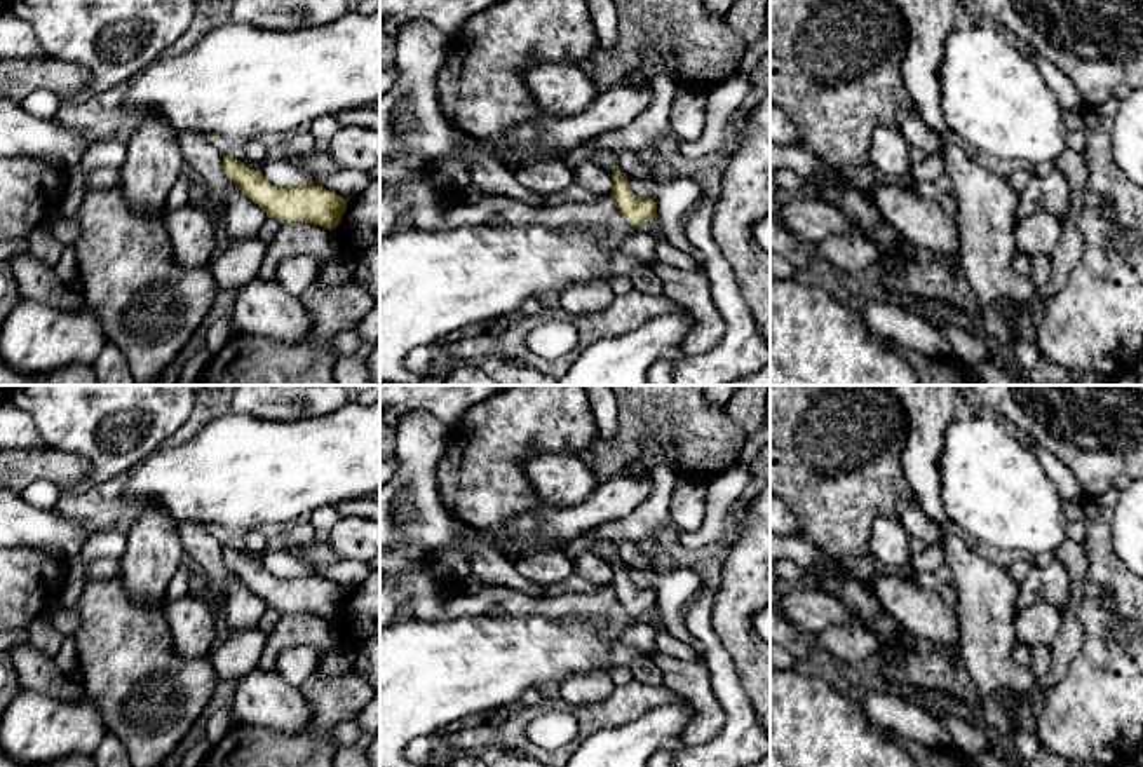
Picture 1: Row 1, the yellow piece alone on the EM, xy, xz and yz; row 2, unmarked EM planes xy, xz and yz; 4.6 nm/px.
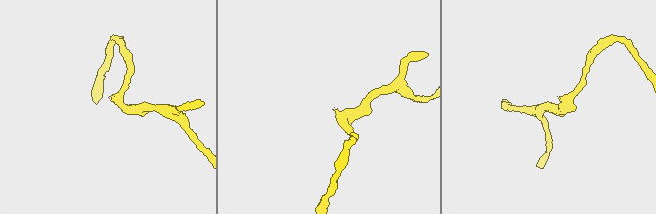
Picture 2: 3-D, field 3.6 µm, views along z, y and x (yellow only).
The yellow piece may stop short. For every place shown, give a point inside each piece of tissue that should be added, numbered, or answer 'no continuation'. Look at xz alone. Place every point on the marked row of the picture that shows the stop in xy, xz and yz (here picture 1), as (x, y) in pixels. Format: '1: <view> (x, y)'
1: xz (601, 157)

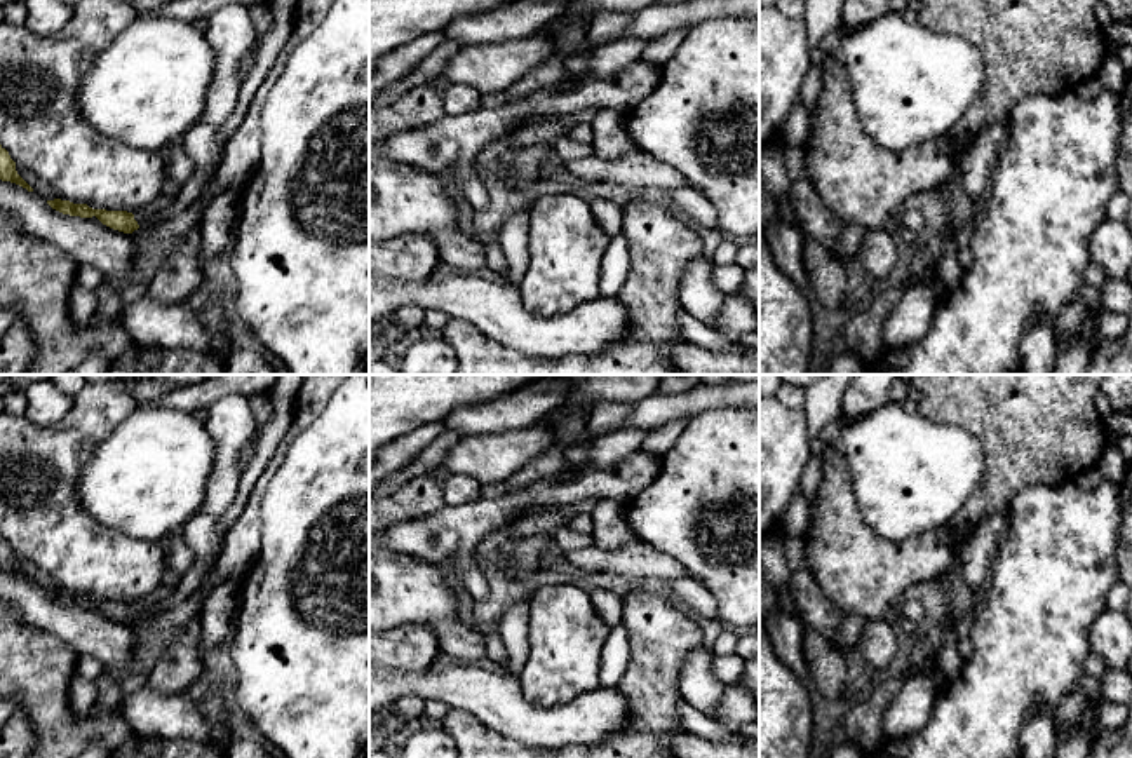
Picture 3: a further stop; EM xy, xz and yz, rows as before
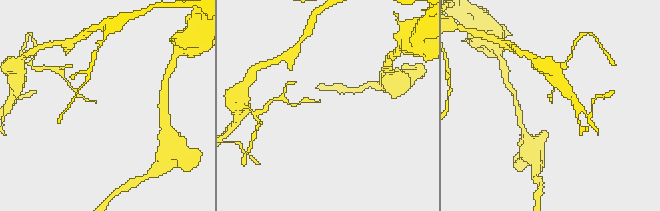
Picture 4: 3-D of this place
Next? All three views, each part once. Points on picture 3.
no continuation

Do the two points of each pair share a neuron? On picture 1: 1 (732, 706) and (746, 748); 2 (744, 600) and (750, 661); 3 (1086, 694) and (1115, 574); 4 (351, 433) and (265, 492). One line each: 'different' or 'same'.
1: same
2: same
3: same
4: same

